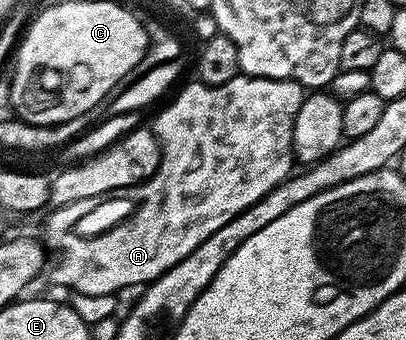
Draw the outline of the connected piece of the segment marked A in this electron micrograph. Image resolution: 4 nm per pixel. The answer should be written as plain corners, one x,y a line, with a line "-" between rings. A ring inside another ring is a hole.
242,73
235,75
233,81
225,81
225,85
210,87
204,83
192,81
188,87
181,88
176,93
175,100
156,117
155,123
153,122
154,133
159,139
159,168
145,182
135,187
126,187
121,193
123,197
132,199
137,203
135,211
127,219
121,221
103,235
87,238
79,236
74,231
74,227
82,216
93,210
99,199
95,197
81,198
79,201
71,202
68,206
56,207
51,212
48,212
51,214
48,215
45,223
46,231
43,239
50,250
55,249
58,253
53,267
48,268
47,278
49,277
50,281
55,285
69,287
72,292
88,296
115,295
123,287
135,287
141,284
141,286
150,285
156,279
160,279
165,272
173,269
173,265
177,265
182,259
189,257
193,253
193,249
197,249
197,245
201,245
210,235
217,233
217,229
221,229
221,225
233,221
235,215
239,215
245,209
252,207
257,201
261,201
278,183
283,182
292,174
293,152
291,142
293,141
293,121
297,117
297,109
301,109
304,98
304,87
300,83
294,83
291,79
262,79
261,77
253,77

